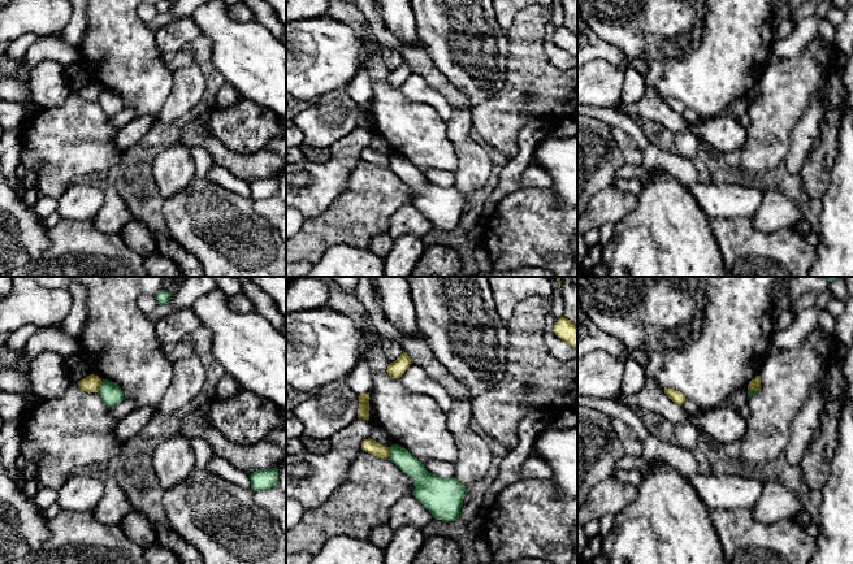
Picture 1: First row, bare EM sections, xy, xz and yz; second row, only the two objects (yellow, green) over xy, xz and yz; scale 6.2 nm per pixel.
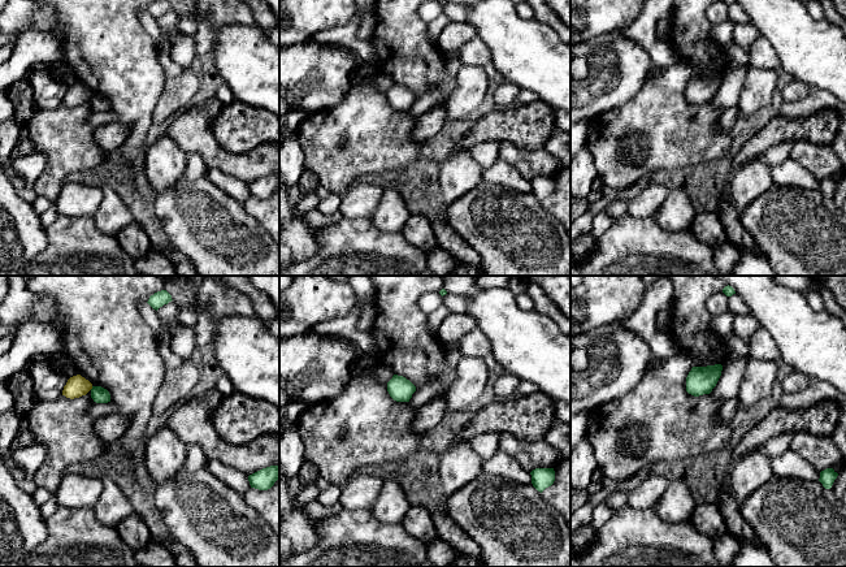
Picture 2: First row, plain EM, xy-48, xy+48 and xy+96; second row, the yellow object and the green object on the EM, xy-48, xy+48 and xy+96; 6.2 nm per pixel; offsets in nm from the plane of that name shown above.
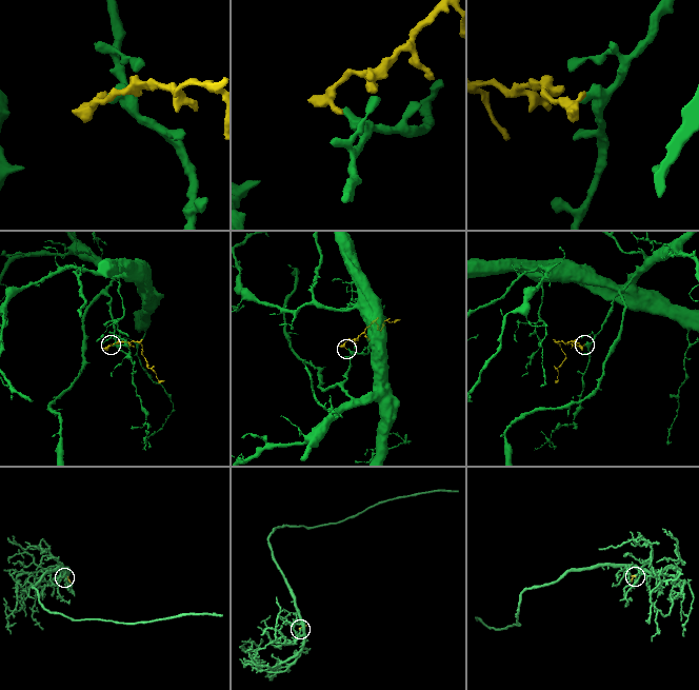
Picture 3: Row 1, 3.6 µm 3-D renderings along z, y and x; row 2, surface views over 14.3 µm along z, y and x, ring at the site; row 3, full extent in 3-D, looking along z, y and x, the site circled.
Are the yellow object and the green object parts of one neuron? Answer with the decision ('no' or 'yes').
no

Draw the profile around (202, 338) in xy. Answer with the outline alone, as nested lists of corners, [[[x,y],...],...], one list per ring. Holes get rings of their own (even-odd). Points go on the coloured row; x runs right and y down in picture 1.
[[[200,327],[187,335],[185,339],[190,339],[194,344],[195,356],[204,356],[211,353],[212,334],[208,329]]]

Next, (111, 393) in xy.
[[[108,379],[101,381],[98,394],[108,407],[117,405],[125,399],[121,387]]]

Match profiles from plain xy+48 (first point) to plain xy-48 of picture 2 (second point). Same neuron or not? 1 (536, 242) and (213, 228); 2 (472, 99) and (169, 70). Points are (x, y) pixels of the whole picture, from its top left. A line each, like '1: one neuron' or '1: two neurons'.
1: one neuron
2: two neurons

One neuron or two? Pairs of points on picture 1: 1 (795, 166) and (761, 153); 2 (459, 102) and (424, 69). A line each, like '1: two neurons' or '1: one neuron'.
1: two neurons
2: one neuron

